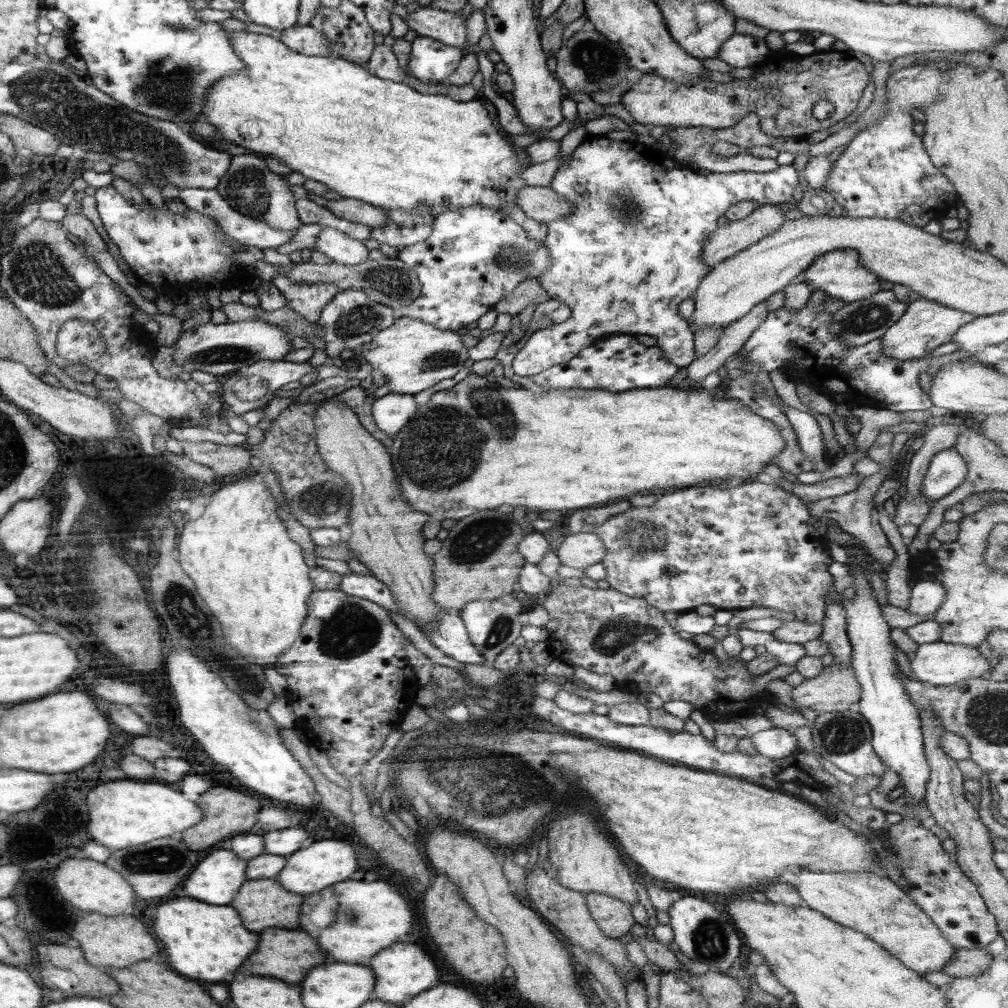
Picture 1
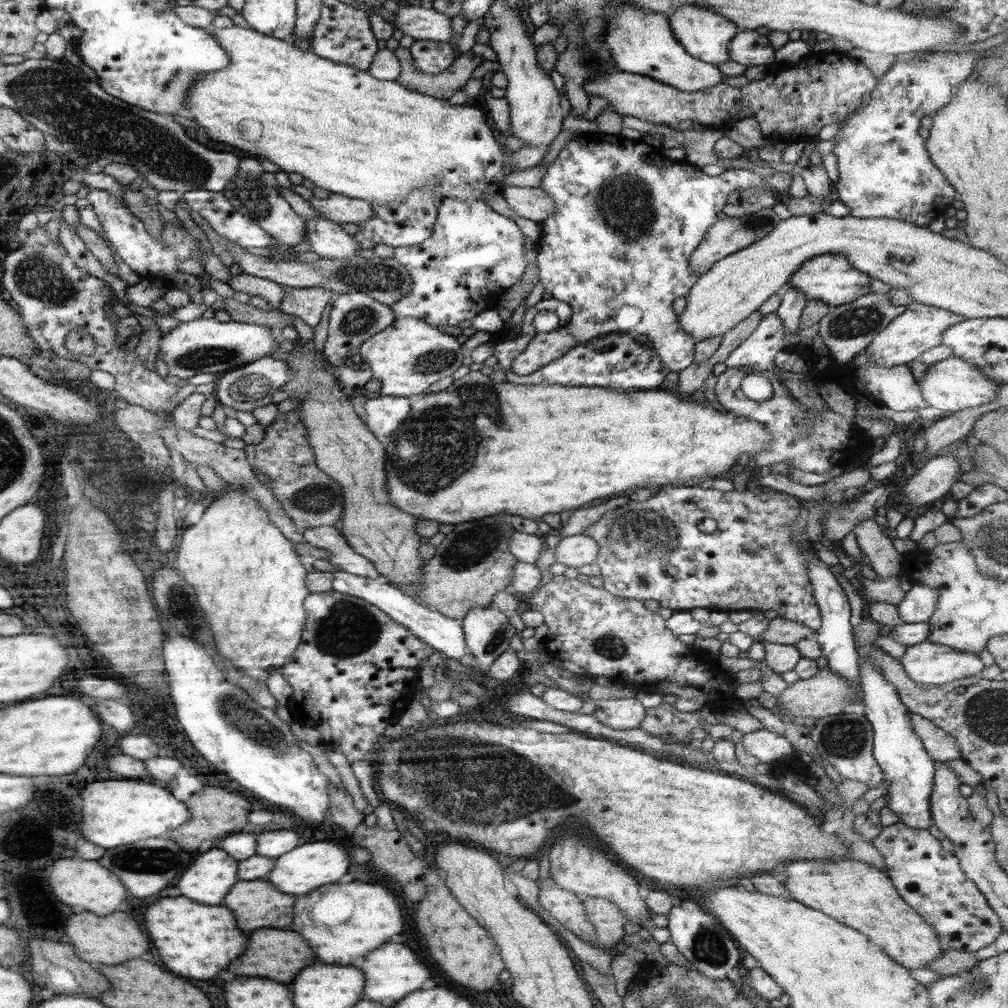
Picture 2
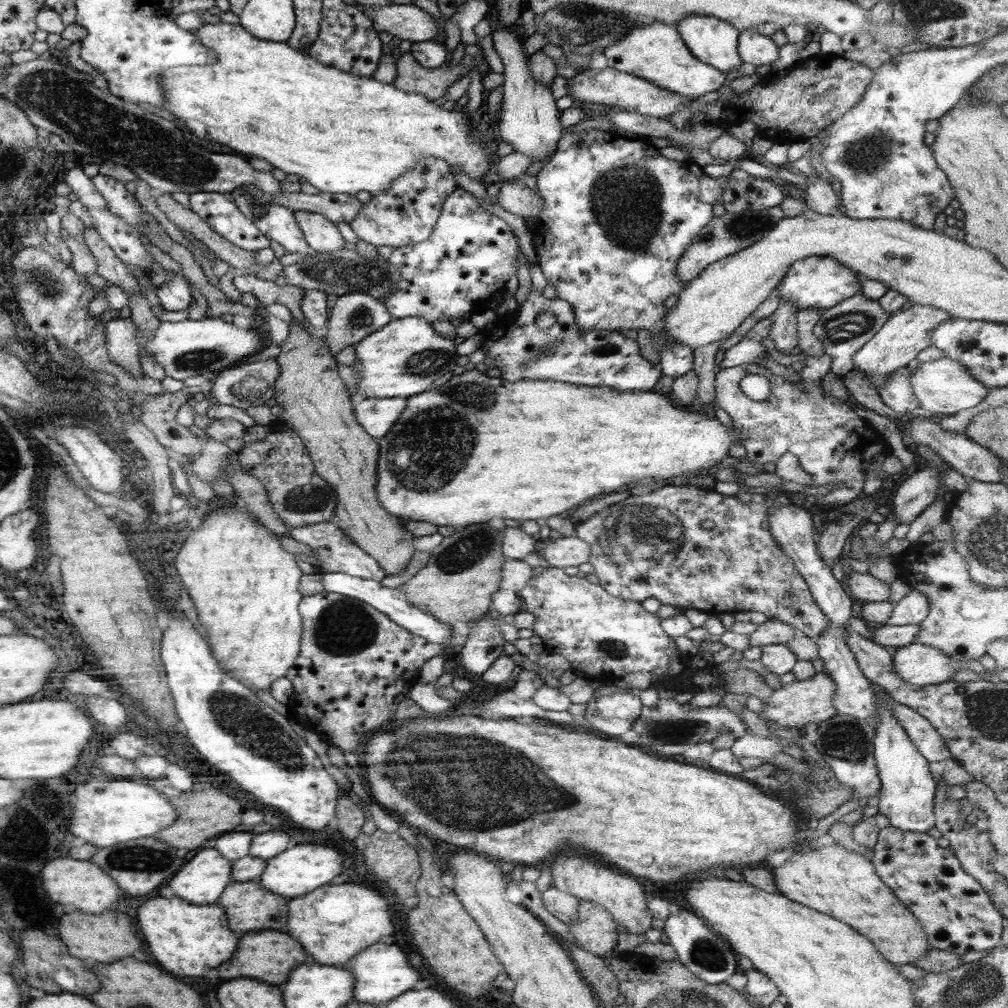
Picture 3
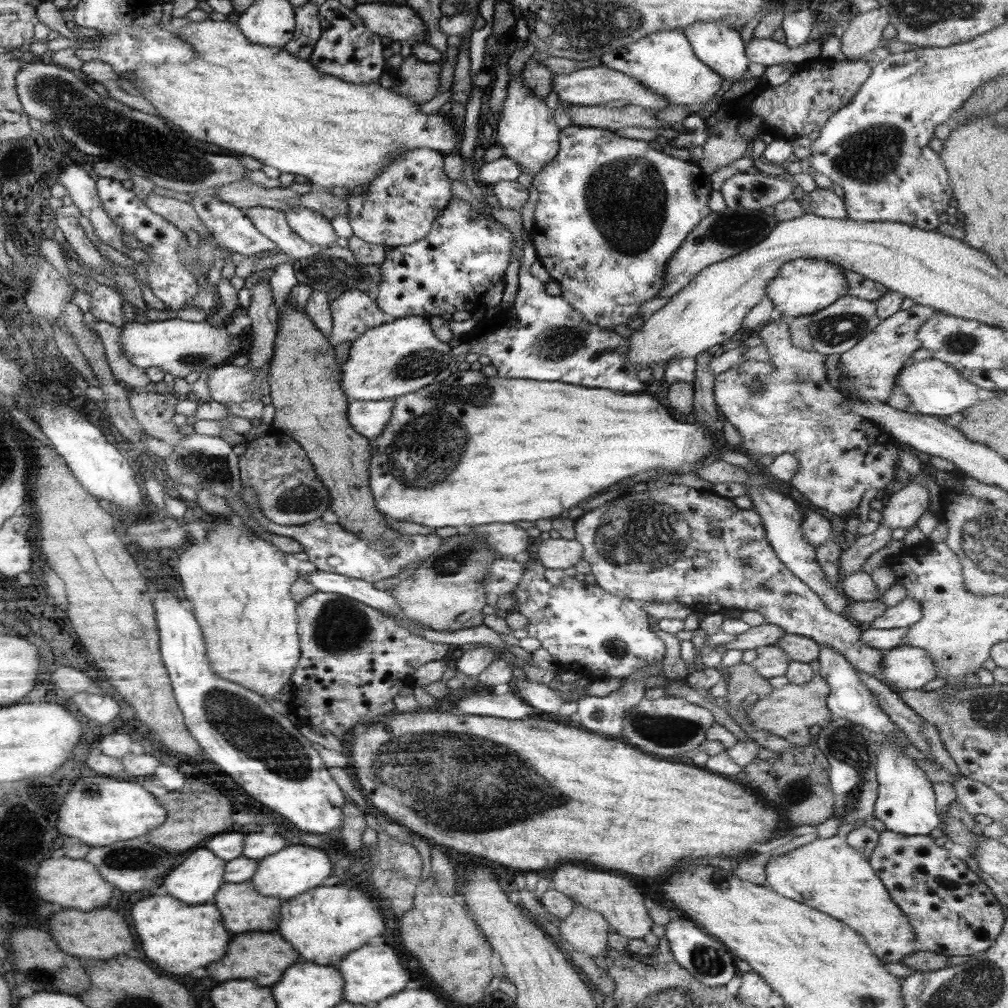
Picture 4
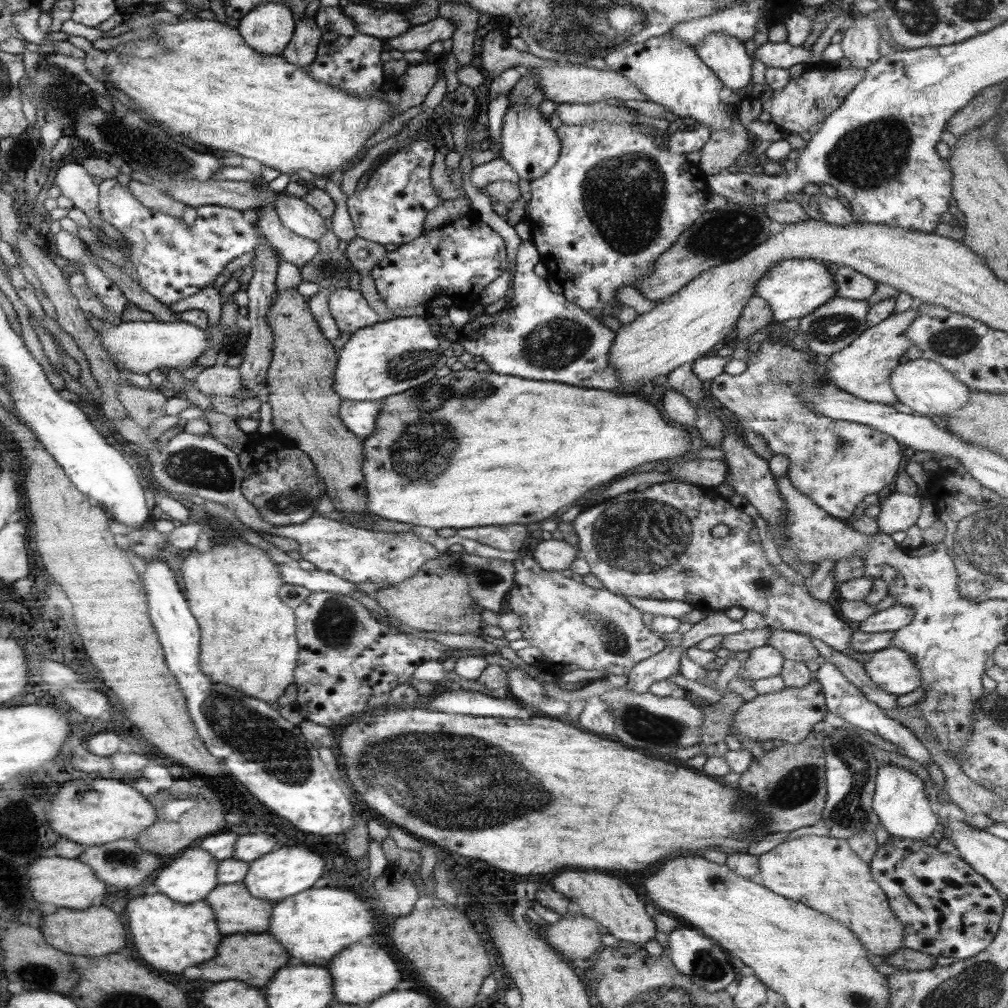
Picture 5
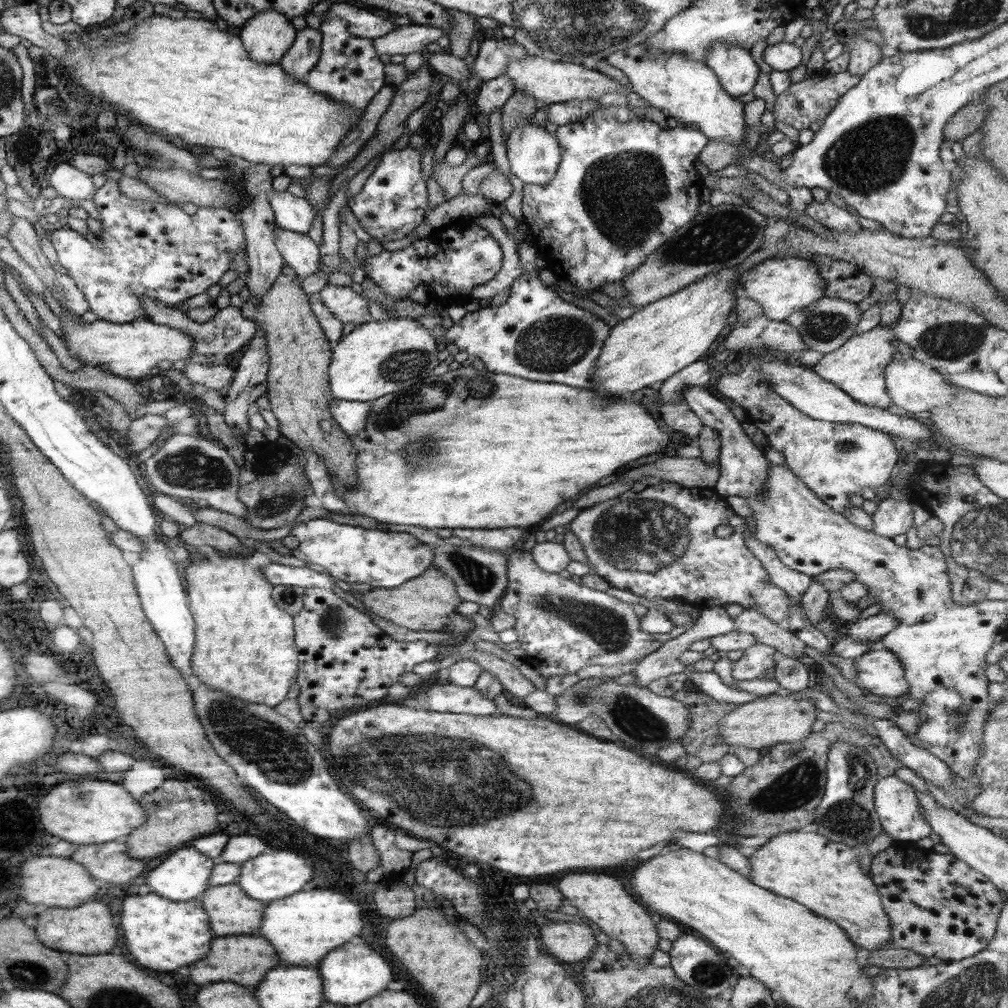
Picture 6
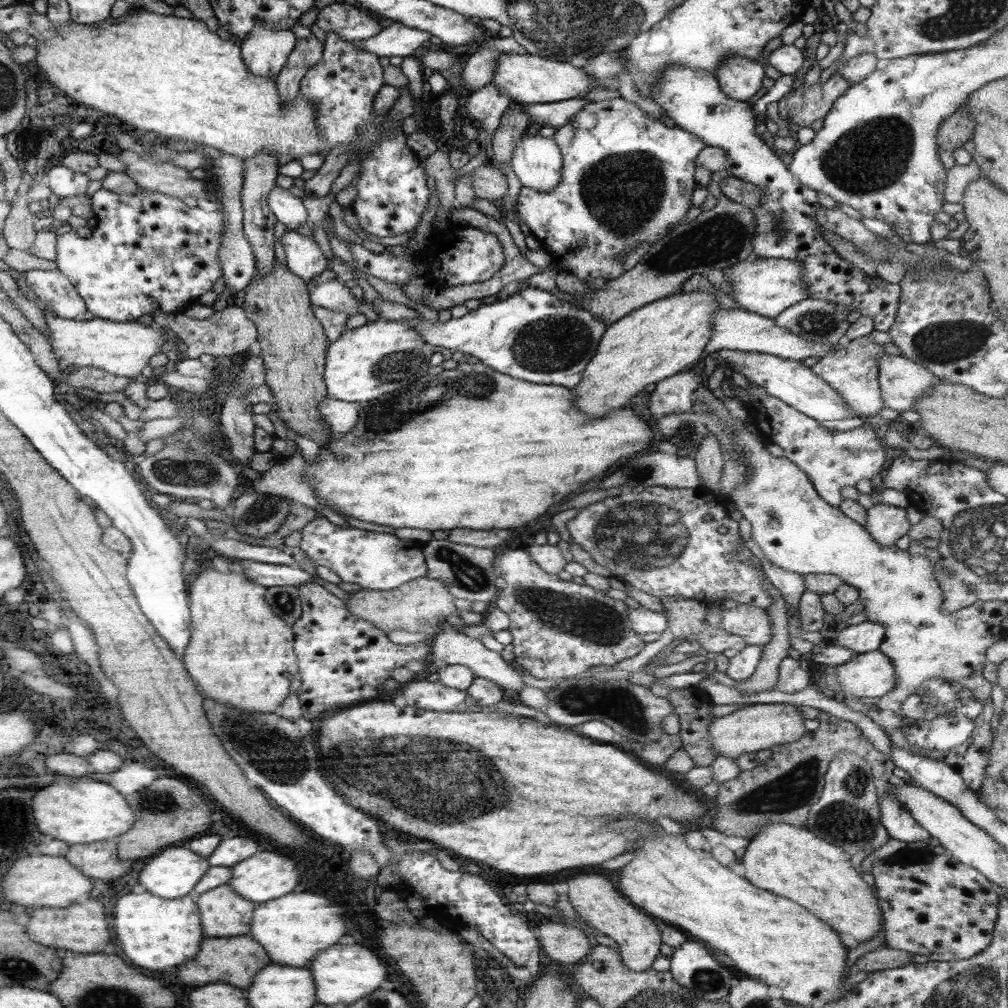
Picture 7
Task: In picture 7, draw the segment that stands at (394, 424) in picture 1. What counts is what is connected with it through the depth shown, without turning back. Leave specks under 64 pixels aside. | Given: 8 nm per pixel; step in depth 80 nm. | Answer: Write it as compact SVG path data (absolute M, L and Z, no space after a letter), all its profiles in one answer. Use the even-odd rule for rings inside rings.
M328 396L319 402L318 412L333 436L339 436L350 432L356 426L359 407L359 403L344 402Z

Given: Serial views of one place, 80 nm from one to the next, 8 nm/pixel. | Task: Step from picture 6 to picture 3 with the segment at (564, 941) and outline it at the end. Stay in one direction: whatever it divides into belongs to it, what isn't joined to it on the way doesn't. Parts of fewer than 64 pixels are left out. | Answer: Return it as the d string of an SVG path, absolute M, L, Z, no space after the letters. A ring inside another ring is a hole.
M580 901L578 905L578 922L569 927L576 946L607 957L615 945L617 922L602 905L588 901Z

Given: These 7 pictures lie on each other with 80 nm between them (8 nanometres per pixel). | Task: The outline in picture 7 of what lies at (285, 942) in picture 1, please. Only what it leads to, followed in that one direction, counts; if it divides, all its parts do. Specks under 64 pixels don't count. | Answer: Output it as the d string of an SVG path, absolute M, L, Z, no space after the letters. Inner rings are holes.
M238 936L238 938L206 938L202 942L202 954L198 958L178 966L178 976L182 982L190 986L204 986L208 982L232 982L232 986L248 988L254 980L254 976L264 968L272 964L268 954L260 942L256 942L250 936Z

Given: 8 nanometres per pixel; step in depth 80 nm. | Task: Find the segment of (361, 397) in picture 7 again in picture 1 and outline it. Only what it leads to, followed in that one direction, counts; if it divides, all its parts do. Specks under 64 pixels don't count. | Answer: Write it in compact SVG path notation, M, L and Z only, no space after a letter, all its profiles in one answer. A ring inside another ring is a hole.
M399 316L392 326L364 344L362 350L365 360L390 379L390 393L409 395L432 388L444 378L452 378L469 359L469 349L456 331L440 330L426 322Z

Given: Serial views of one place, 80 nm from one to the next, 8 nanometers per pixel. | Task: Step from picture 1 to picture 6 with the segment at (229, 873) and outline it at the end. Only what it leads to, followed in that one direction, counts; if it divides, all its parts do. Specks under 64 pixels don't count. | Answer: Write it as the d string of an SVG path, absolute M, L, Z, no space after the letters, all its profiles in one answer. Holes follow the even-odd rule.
M193 846L179 848L176 852L170 852L166 856L157 859L156 868L148 874L146 882L150 884L152 892L162 894L164 898L174 898L174 902L186 902L198 898L211 882L212 866L216 865L216 860L208 858L205 854L200 854Z

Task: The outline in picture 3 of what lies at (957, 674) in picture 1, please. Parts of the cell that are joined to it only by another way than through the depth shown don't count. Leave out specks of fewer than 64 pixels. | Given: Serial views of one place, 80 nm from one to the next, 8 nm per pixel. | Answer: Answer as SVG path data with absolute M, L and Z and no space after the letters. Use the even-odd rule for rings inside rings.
M916 642L899 647L891 655L899 677L916 686L950 681L960 670L972 670L978 674L986 671L978 660L961 661L933 646Z

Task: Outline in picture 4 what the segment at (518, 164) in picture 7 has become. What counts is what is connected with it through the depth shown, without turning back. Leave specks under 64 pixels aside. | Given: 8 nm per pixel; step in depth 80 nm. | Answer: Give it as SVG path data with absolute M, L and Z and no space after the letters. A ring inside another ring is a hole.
M512 76L507 86L507 96L497 124L496 144L504 149L504 156L521 164L521 171L533 176L542 170L557 154L561 128L556 125L553 110L525 85L520 76Z

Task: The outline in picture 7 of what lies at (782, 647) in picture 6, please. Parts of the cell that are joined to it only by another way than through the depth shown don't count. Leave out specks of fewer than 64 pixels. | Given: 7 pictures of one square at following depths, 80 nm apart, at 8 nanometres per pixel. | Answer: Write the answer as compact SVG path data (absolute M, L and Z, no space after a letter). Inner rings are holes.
M719 602L708 607L721 610L722 626L730 634L746 637L747 645L768 644L773 637L773 626L766 609L748 604L738 604L736 608L725 609Z

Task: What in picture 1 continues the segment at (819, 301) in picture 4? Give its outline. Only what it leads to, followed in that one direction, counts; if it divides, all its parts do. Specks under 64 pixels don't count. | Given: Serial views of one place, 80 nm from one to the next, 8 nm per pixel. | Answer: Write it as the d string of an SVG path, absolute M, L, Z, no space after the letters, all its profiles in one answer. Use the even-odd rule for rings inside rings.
M838 249L821 254L804 270L804 273L802 282L806 282L813 291L820 290L821 297L830 296L834 300L846 302L846 304L870 298L881 292L880 282L882 280L876 277L876 274L872 274L871 270L865 268L859 257L859 252L854 249Z

